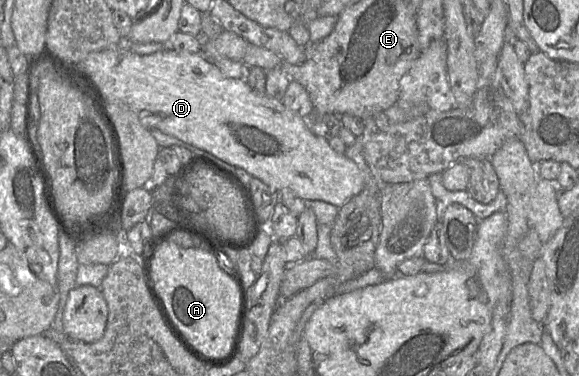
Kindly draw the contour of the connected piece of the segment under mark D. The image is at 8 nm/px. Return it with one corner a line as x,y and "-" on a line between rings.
116,46
91,52
78,65
98,86
106,102
126,104
137,114
144,127
158,129
242,168
275,191
288,188
307,202
321,200
341,208
365,186
366,171
362,164
335,152
328,140
315,135
307,120
286,108
282,100
254,91
245,78
224,75
202,53
181,53
168,48
139,55
128,47

